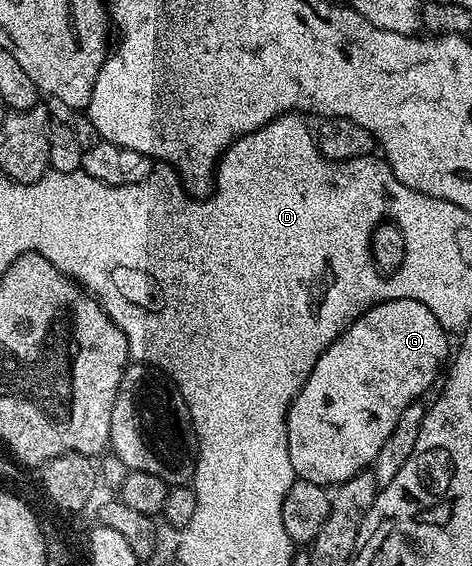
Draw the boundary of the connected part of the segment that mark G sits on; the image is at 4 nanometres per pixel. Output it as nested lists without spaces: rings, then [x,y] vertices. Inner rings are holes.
[[[409,298],[374,304],[364,316],[357,317],[317,358],[317,366],[313,366],[305,386],[287,411],[289,462],[293,462],[296,477],[314,484],[338,486],[358,472],[368,471],[374,465],[377,450],[385,446],[385,438],[393,434],[397,418],[410,404],[423,398],[419,396],[436,387],[449,360],[447,336],[448,329],[433,318],[433,310]]]

